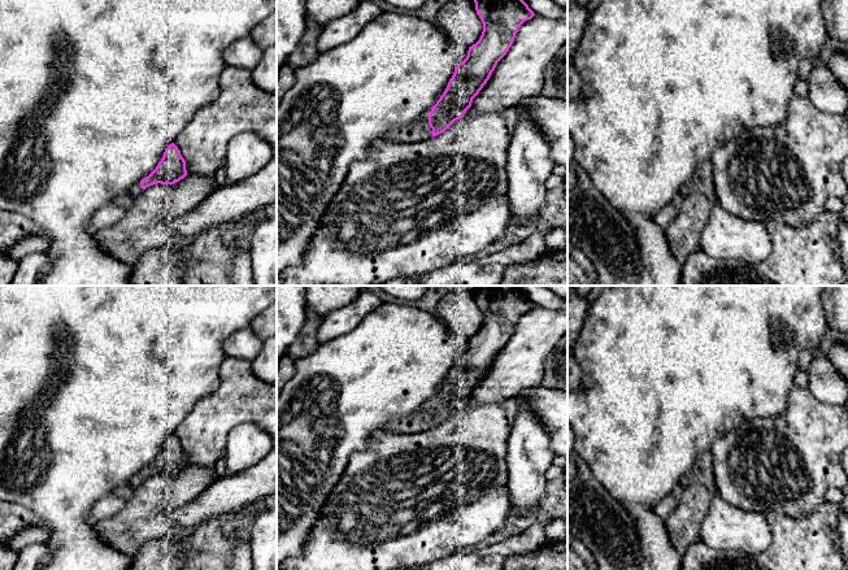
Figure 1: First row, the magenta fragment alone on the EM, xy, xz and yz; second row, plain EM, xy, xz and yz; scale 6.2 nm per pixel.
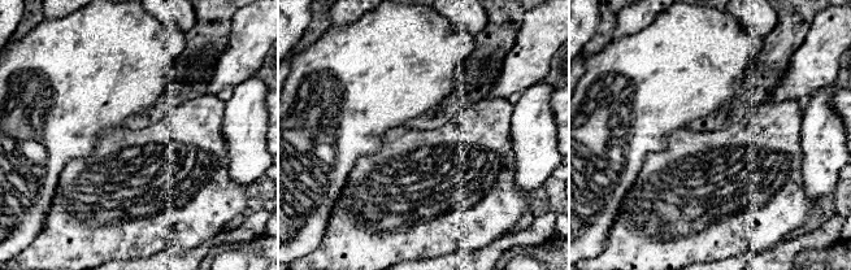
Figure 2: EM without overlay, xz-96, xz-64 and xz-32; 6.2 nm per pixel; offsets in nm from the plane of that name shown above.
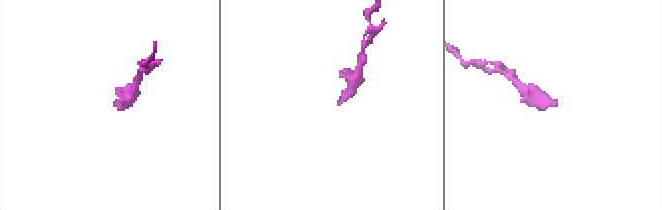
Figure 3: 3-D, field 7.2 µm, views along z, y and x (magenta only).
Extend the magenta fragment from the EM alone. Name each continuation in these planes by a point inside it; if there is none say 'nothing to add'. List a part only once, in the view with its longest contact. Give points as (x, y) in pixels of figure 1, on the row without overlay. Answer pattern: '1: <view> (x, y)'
1: xz (420, 421)

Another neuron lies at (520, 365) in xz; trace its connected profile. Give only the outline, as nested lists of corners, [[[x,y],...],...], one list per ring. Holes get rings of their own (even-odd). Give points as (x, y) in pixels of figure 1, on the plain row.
[[[534,306],[525,312],[464,408],[503,403],[540,386],[545,358],[565,334],[567,310]]]

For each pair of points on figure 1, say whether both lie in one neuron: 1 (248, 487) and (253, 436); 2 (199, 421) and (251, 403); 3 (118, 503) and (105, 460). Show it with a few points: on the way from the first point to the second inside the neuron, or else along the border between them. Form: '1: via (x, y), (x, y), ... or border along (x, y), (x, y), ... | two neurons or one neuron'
1: border along (262, 458), (243, 470), (229, 473) | two neurons
2: via (212, 418), (233, 403), (238, 403) | one neuron
3: border along (111, 492), (100, 497), (88, 514) | two neurons

